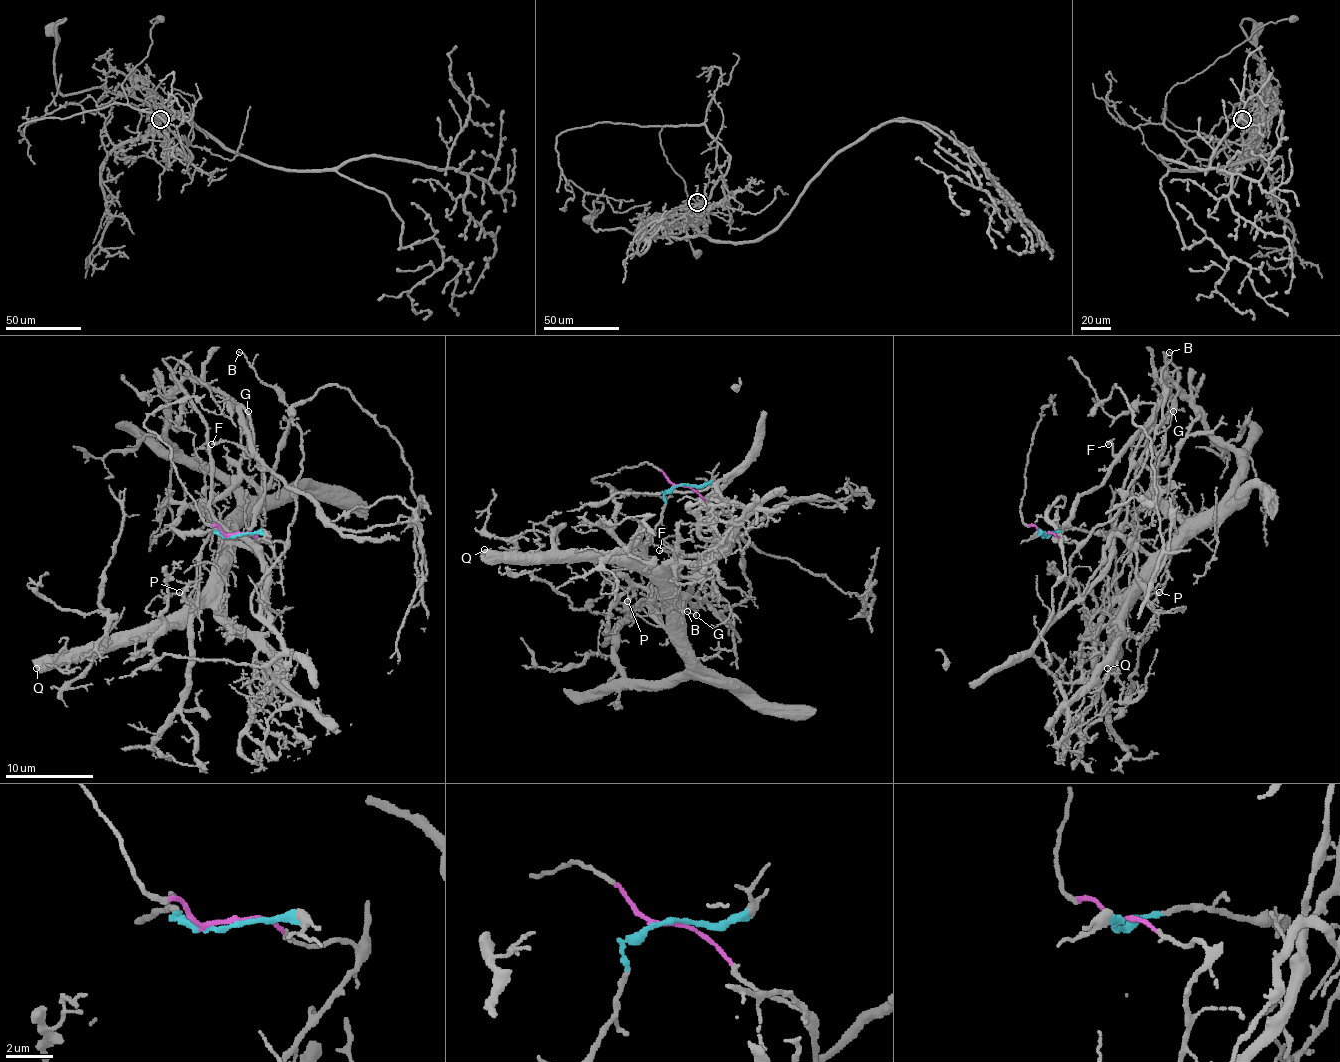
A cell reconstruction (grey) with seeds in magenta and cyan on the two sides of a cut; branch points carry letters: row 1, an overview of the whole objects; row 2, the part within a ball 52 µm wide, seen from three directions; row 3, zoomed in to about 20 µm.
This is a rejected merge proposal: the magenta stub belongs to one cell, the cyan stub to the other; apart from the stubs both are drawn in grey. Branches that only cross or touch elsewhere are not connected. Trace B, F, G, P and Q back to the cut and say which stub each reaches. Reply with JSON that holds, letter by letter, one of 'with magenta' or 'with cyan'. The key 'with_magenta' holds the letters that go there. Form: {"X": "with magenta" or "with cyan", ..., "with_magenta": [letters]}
{"B": "with magenta", "F": "with cyan", "G": "with magenta", "P": "with cyan", "Q": "with cyan", "with_magenta": ["B", "G"]}

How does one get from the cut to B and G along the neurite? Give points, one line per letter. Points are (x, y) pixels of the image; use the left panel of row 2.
B: (234, 534), (249, 532), (263, 543), (285, 543), (302, 461), (302, 439), (291, 408), (238, 351)
G: (234, 534), (285, 545), (252, 598), (256, 613), (265, 578), (249, 536), (265, 479), (243, 450), (247, 410)

